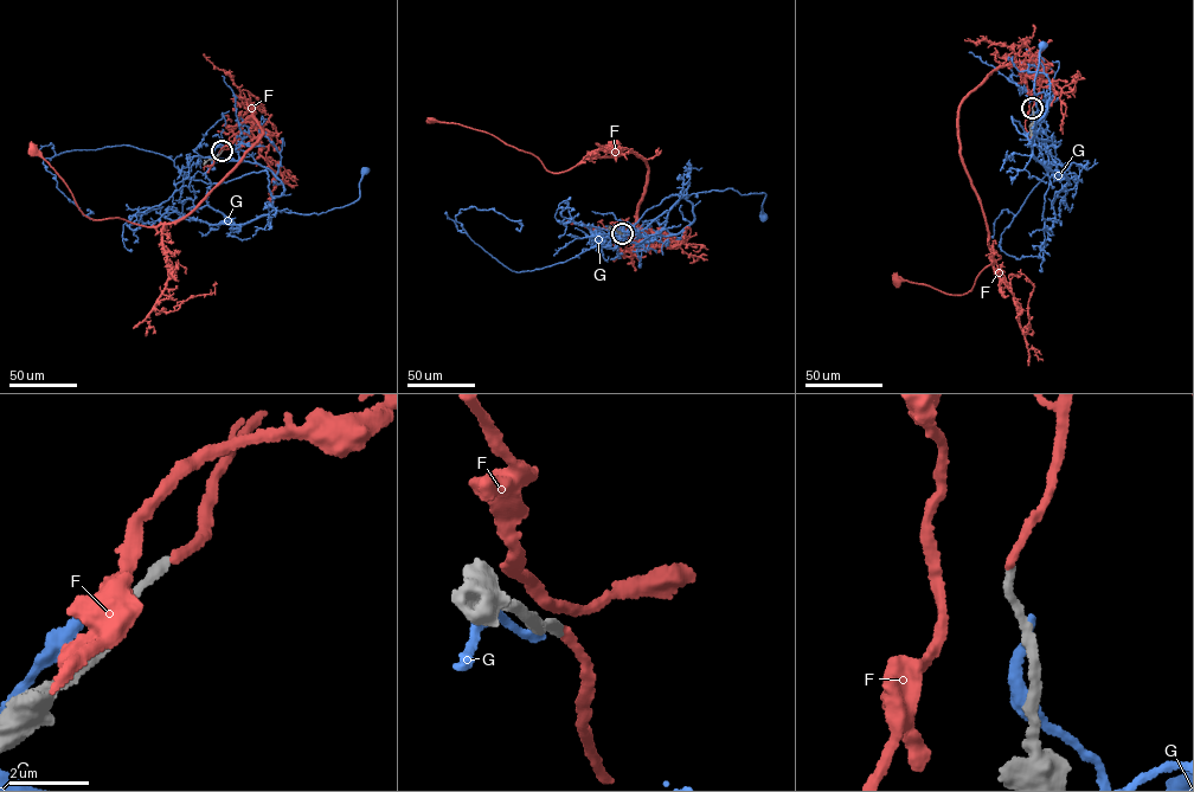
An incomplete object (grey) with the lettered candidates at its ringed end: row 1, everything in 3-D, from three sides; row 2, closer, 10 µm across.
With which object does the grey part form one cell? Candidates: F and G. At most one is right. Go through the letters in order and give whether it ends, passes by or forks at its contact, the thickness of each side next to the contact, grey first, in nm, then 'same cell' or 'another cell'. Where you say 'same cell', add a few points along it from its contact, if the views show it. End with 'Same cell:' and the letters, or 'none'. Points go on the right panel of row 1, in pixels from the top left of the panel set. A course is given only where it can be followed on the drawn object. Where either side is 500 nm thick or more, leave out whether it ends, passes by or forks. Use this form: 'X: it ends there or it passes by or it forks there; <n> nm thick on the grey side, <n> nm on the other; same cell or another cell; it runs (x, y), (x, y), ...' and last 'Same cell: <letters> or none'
F: it ends there; 240 nm thick on the grey side, 190 nm on the other; same cell; it runs (1032, 108), (1041, 76), (1025, 60), (1000, 65), (960, 108), (960, 154), (1000, 258), (962, 295), (897, 279)
G: it ends there; 220 nm thick on the grey side, 200 nm on the other; another cell
Same cell: F

